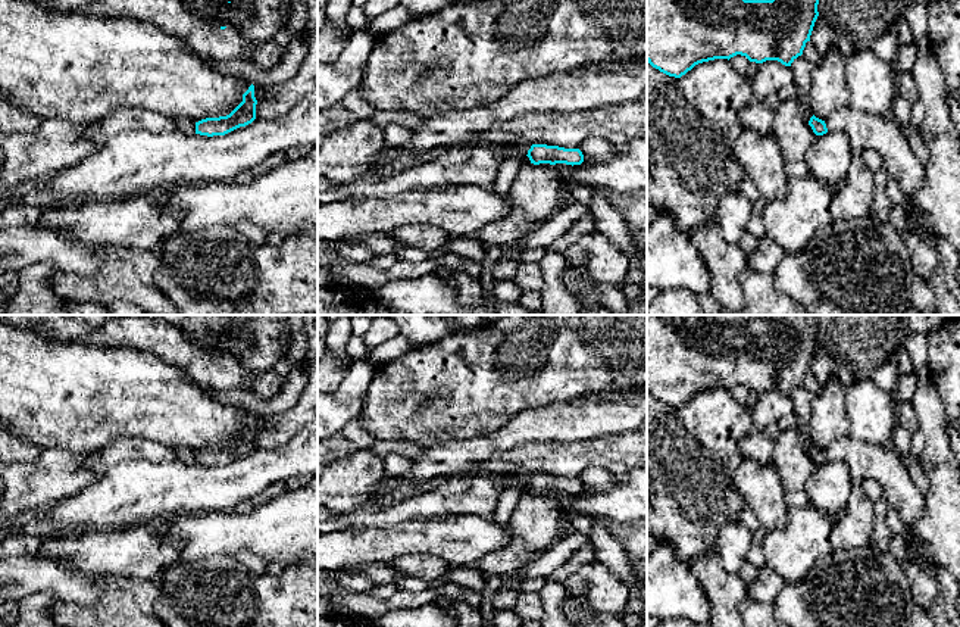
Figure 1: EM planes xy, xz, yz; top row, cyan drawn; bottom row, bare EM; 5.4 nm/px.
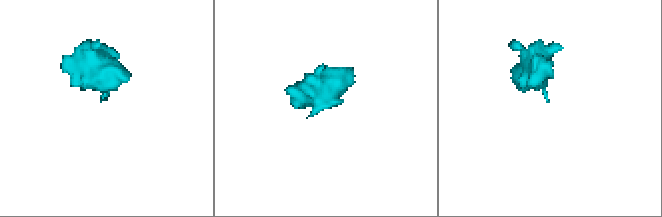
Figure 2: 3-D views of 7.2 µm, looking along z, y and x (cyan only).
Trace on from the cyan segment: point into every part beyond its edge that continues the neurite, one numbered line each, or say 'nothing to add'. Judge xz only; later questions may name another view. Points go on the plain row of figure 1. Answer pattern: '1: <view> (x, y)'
1: xz (535, 524)

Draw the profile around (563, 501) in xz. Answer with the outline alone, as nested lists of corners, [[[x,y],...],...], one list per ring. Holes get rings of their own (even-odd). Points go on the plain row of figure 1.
[[[540,493],[540,495],[553,497],[557,502],[559,509],[566,512],[566,514],[570,514],[573,511],[573,508],[572,508],[572,495],[566,495],[566,493],[556,493],[556,495]]]

